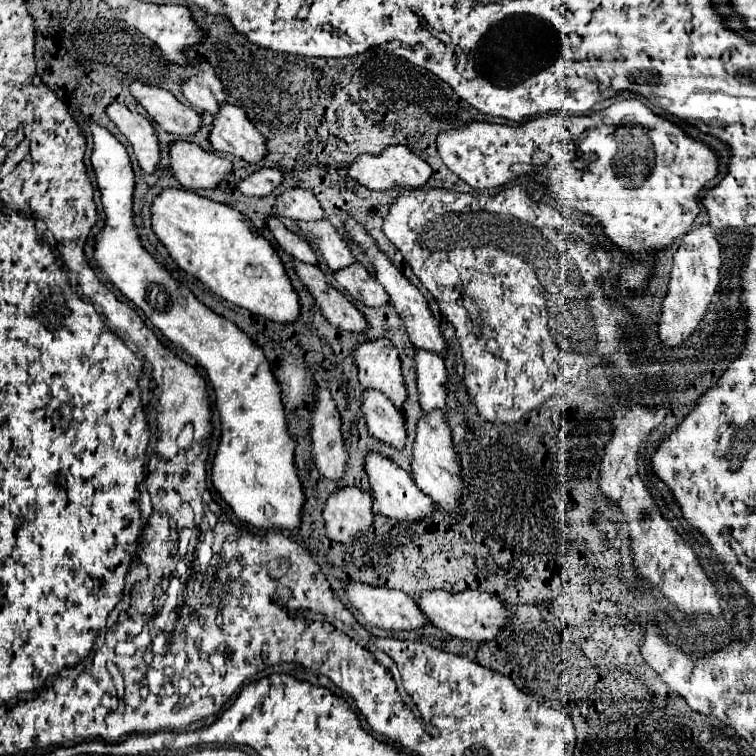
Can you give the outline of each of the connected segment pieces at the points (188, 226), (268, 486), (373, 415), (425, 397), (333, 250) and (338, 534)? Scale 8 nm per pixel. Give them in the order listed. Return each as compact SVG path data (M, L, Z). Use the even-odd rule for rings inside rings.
M164 189L152 203L152 227L170 251L176 265L188 275L202 281L212 293L280 325L290 325L300 317L300 299L290 283L290 277L286 275L282 259L278 257L272 243L264 239L254 223L240 211L200 197L188 189Z
M88 123L92 137L94 137L94 151L92 151L92 167L98 179L98 189L102 193L102 207L106 211L106 227L96 237L94 257L98 267L108 279L136 305L140 307L146 317L162 331L166 339L174 345L186 349L208 373L210 383L216 391L216 409L222 421L222 439L220 449L212 463L212 483L220 497L232 507L240 521L246 521L254 527L262 529L298 529L302 525L302 509L306 503L304 487L298 477L298 469L294 463L294 439L288 433L288 421L284 415L282 405L282 389L270 369L268 359L264 357L262 349L252 343L252 339L236 327L232 321L216 315L206 305L202 305L188 287L180 285L170 277L170 273L154 261L154 257L142 247L140 235L136 233L134 225L134 169L128 157L126 147L104 127Z
M374 389L364 391L364 405L362 413L368 425L368 431L380 439L382 443L404 449L406 445L406 427L404 427L404 415L388 401L386 395Z
M416 351L416 375L420 389L420 405L424 413L440 409L446 413L446 379L444 361L428 351Z
M300 221L298 227L302 229L304 237L308 237L316 247L320 249L322 257L326 259L328 267L332 271L344 269L356 261L356 257L350 251L348 241L338 233L336 227L330 225L330 221Z
M344 487L330 495L322 517L328 537L336 543L350 545L374 523L372 495L358 487Z

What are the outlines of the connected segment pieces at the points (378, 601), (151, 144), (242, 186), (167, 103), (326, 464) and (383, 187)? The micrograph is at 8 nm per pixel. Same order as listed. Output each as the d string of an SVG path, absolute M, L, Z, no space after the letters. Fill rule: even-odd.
M352 583L346 589L346 595L372 627L390 631L412 631L428 625L428 619L424 617L414 597L402 591Z
M112 103L106 113L130 141L142 171L154 173L160 163L160 141L150 119L146 119L138 111L130 111L126 105L120 103Z
M260 169L252 173L248 179L236 183L238 191L242 191L248 197L266 197L270 195L280 183L284 181L284 175L276 169Z
M136 81L130 85L130 93L164 131L174 135L194 135L200 131L202 117L198 111L180 103L170 91Z
M318 389L316 407L312 411L310 441L314 449L314 465L332 481L340 481L348 469L348 451L340 425L340 413L330 391Z
M392 145L382 155L362 155L350 167L352 179L356 179L360 185L364 185L368 189L376 189L376 191L388 191L394 187L418 189L418 187L424 187L428 183L430 175L432 175L432 167L426 161L422 161L420 157L416 157L404 145Z

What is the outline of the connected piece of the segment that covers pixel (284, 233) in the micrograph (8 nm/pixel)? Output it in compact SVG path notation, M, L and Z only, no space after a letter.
M270 217L270 219L268 219L268 229L272 231L274 239L278 241L278 245L280 245L288 255L292 255L294 259L298 259L298 261L302 261L302 263L314 263L314 265L318 265L316 253L312 251L310 243L306 243L304 239L300 239L296 233L288 231L276 217Z

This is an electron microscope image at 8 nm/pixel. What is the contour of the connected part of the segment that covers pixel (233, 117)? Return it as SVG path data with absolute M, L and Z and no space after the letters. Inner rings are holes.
M222 105L214 117L210 143L214 151L236 155L246 163L260 163L266 157L264 135L258 133L246 113L236 105Z

